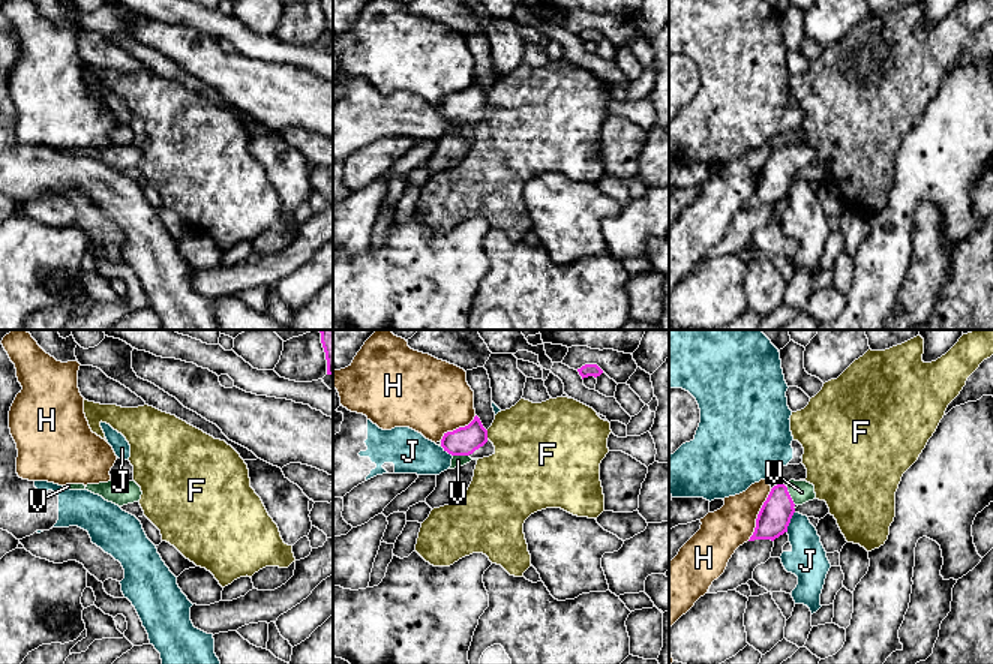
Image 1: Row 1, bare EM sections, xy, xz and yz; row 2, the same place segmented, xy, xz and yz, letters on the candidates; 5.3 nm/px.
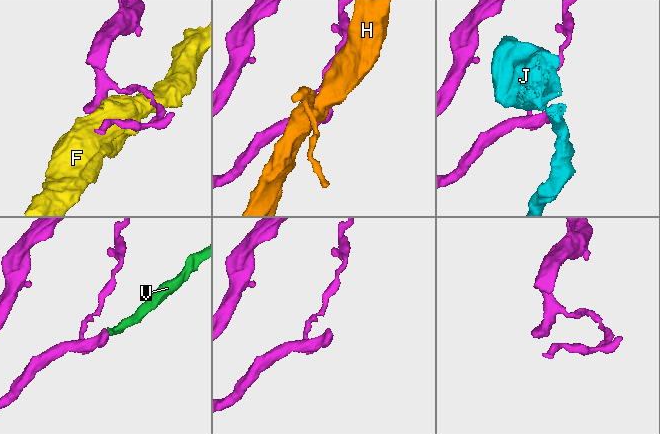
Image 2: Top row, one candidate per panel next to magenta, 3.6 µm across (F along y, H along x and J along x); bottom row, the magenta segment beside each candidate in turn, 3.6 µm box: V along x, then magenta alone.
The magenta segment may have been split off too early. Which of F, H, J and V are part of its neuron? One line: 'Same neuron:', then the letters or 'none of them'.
Same neuron: V

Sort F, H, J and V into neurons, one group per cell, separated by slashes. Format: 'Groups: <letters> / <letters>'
Groups: F / H / J / V

